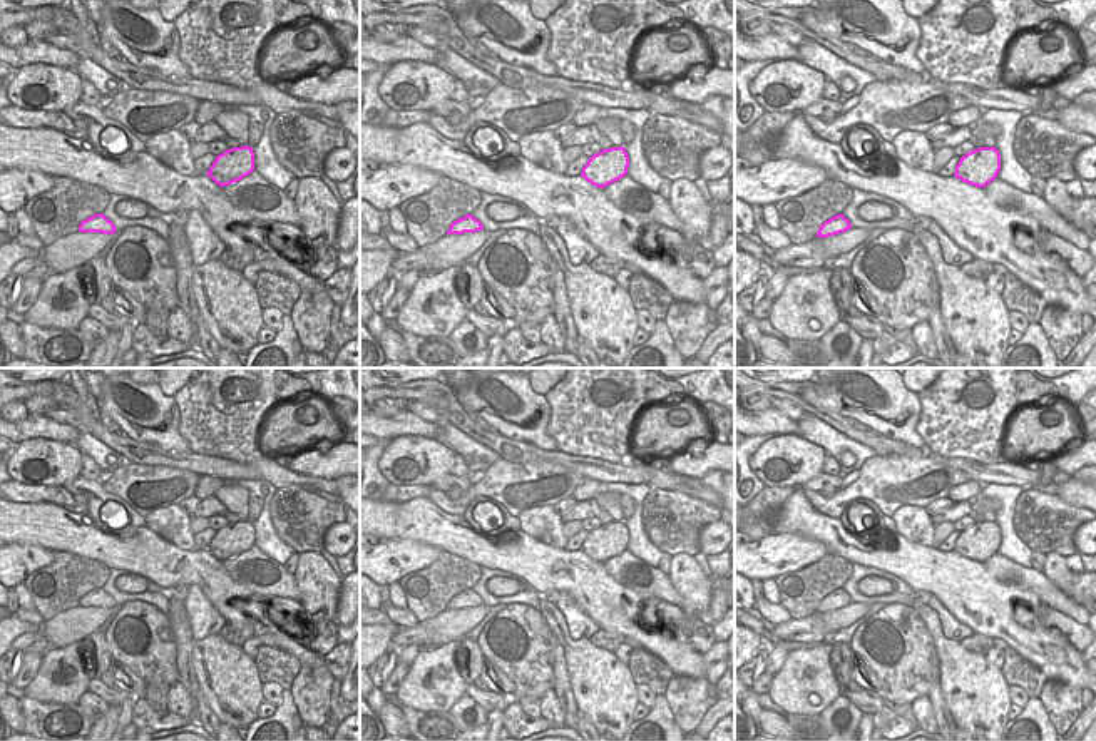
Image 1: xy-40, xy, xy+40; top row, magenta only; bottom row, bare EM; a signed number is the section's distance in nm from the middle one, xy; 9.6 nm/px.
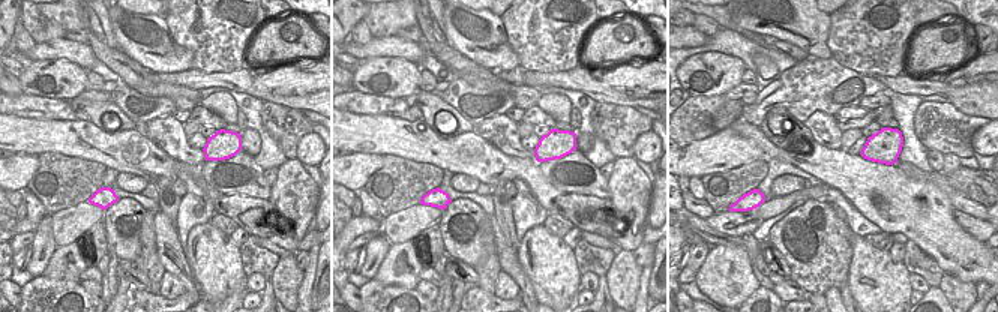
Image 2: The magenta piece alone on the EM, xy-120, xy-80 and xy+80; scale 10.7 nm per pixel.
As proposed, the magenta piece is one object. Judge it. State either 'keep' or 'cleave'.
cleave

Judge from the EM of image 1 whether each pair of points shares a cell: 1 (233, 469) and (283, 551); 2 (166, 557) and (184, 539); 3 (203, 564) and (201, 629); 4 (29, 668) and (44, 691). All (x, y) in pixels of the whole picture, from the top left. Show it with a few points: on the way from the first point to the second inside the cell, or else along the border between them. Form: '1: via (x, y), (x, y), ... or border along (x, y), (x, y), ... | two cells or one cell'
1: border along (223, 479), (258, 480) | two cells
2: border along (144, 526), (178, 547), (194, 551) | two cells
3: border along (189, 584), (194, 584), (226, 621) | two cells
4: border along (44, 653), (37, 674), (24, 689) | two cells

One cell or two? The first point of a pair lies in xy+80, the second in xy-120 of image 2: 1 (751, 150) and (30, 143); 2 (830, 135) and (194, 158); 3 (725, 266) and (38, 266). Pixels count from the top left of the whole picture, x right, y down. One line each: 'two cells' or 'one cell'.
1: two cells
2: one cell
3: two cells

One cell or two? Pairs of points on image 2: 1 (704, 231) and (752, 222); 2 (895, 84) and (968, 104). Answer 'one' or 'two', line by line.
1: two
2: one

